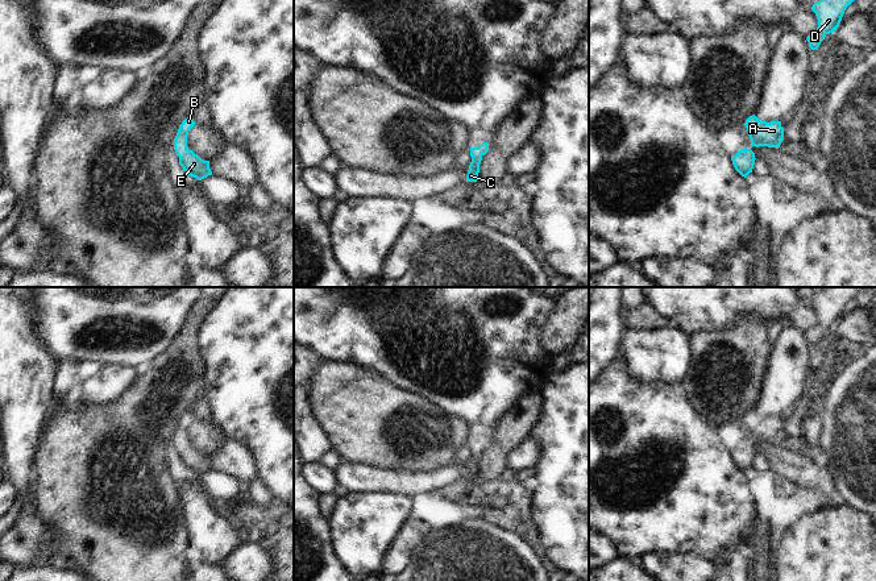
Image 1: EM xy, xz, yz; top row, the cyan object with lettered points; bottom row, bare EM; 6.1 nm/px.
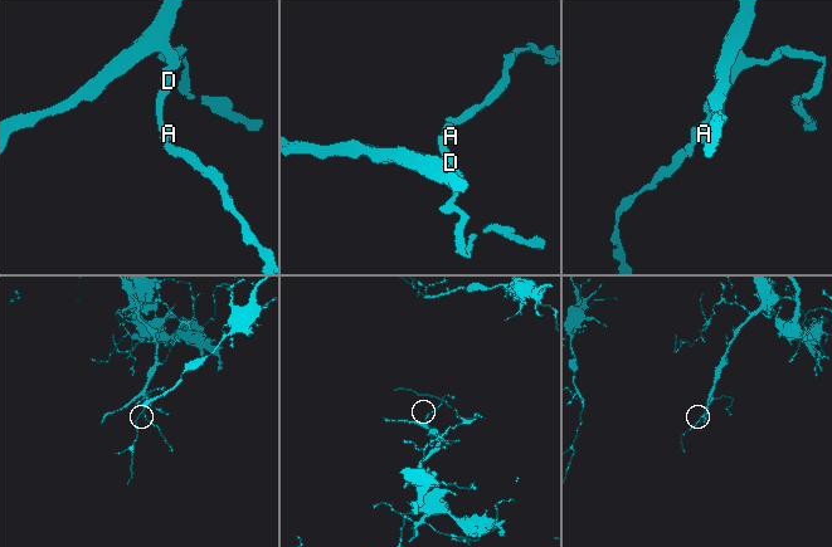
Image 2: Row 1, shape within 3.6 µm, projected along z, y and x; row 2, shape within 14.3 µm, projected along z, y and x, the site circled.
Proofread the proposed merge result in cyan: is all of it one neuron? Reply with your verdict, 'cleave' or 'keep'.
keep

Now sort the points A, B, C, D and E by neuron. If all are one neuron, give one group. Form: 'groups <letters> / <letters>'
groups A B C D E

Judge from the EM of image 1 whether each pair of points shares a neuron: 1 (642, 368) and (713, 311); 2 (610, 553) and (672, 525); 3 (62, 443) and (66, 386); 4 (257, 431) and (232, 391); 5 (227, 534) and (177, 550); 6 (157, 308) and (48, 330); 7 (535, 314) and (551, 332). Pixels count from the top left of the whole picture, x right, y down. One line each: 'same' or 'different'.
1: different
2: different
3: different
4: same
5: different
6: same
7: different

